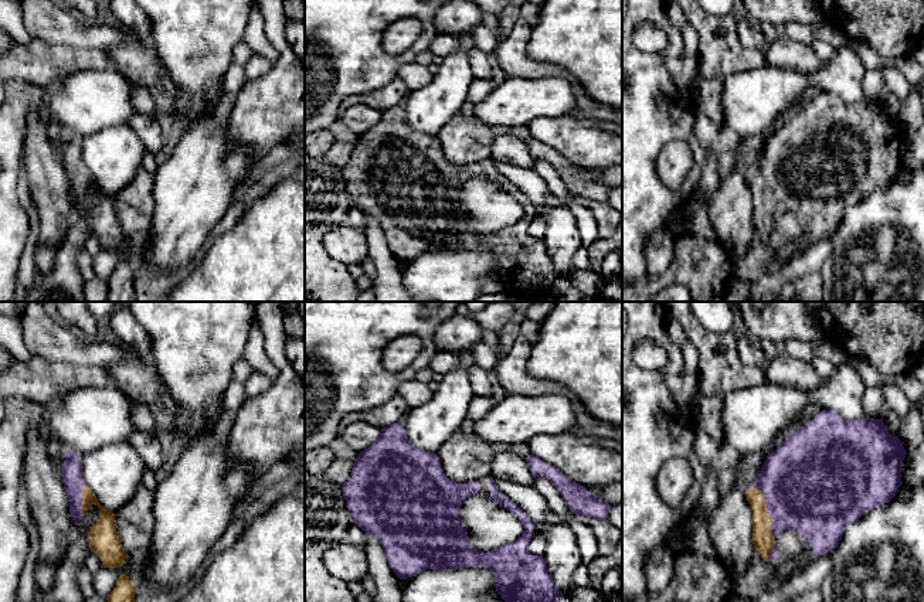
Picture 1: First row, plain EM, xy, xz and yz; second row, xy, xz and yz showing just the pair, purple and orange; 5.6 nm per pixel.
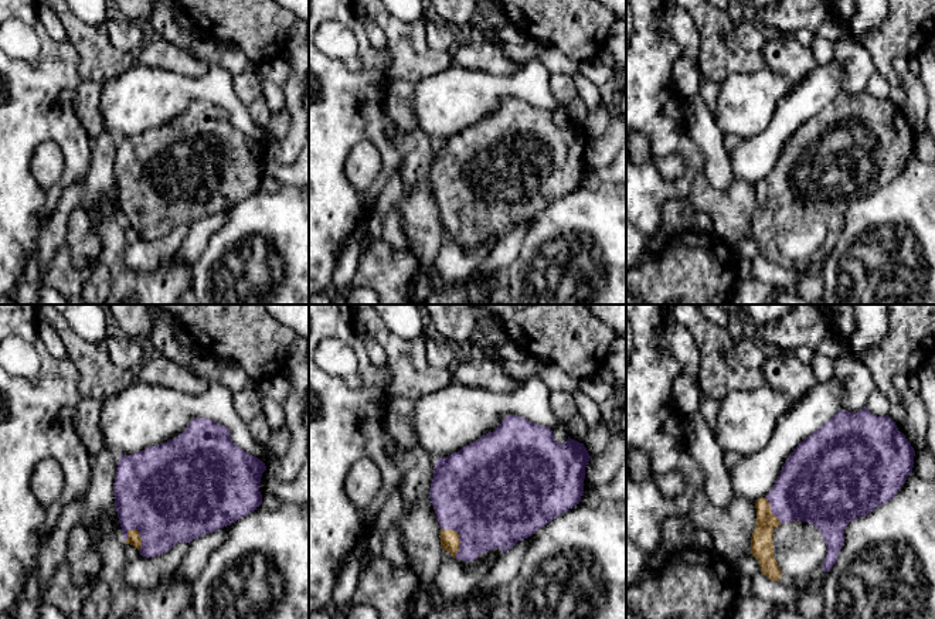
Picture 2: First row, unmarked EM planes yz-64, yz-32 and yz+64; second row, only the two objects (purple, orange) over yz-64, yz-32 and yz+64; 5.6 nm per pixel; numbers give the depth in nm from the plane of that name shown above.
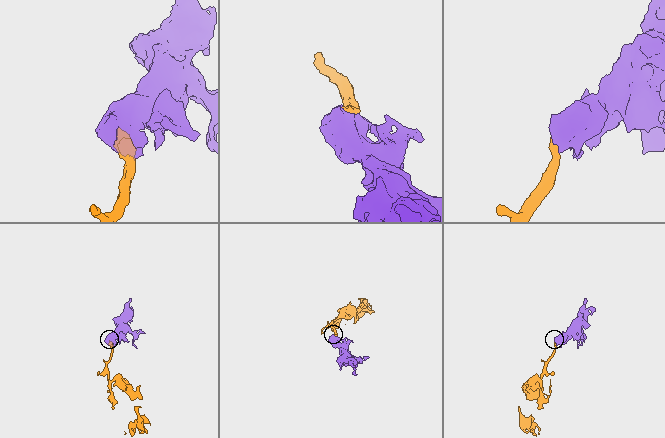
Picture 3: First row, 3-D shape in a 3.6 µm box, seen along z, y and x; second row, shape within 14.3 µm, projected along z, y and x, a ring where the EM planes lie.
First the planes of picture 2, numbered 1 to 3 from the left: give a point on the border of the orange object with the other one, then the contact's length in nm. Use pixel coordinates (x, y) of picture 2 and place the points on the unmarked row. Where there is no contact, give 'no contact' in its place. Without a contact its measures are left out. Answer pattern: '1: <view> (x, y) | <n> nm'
1: yz-64 (140, 220) | 140 nm
2: yz-32 (459, 220) | 190 nm
3: yz+64 (771, 193) | 180 nm

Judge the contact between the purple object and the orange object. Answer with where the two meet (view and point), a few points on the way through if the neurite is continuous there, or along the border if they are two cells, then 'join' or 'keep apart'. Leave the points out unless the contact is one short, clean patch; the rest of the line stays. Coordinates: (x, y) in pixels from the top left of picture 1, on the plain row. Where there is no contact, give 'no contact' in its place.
contact yz (767, 193); join

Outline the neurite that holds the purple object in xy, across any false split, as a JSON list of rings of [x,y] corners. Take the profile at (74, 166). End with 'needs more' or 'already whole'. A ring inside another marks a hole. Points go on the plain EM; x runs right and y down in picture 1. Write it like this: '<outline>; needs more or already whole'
[[[65,133],[62,166],[69,181],[69,195],[75,208],[92,187],[99,191],[99,203],[88,215],[91,235],[101,241],[103,251],[122,249],[129,238],[123,234],[115,211],[118,197],[105,193],[86,169],[82,160],[81,139],[75,135]]]; needs more

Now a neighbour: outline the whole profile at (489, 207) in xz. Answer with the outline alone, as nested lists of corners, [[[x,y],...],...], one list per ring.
[[[483,177],[468,180],[459,191],[459,198],[468,214],[468,227],[478,234],[488,235],[513,225],[524,215],[514,197]]]

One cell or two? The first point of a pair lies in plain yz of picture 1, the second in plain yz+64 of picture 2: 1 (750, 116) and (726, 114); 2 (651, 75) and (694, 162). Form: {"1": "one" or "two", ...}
{"1": "one", "2": "one"}

